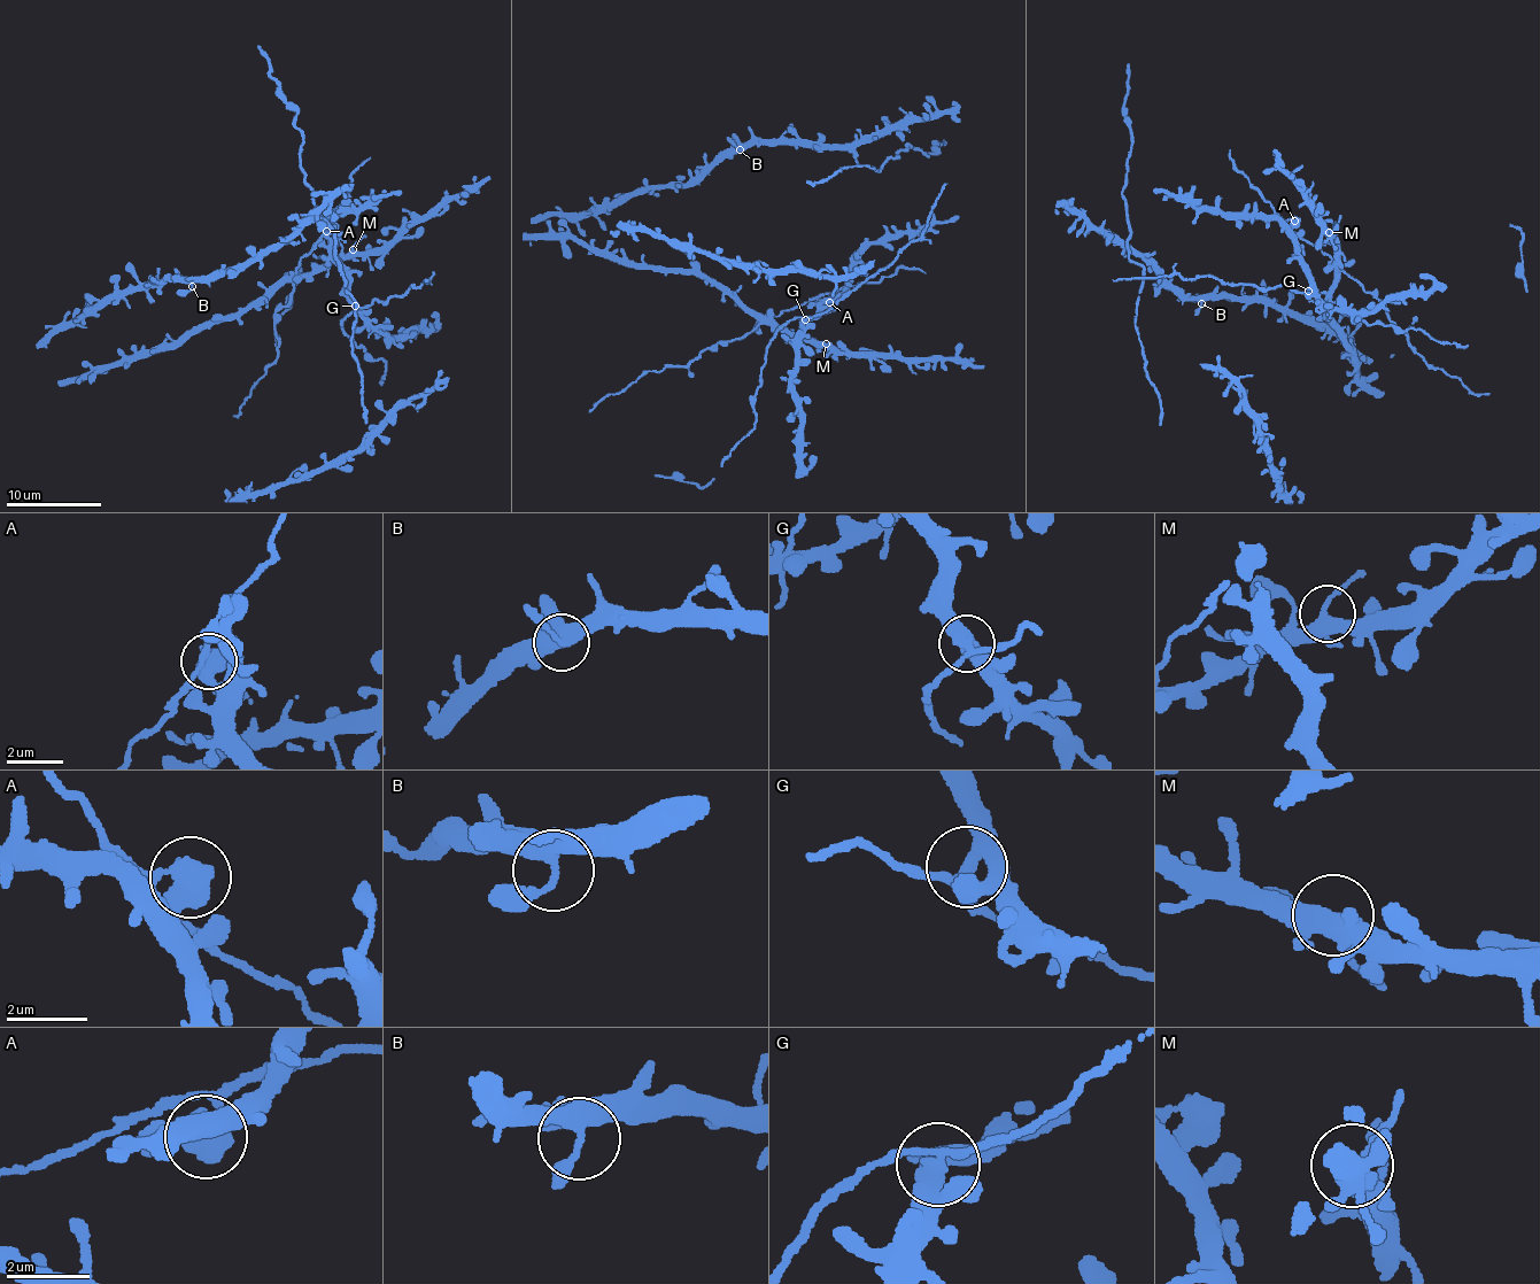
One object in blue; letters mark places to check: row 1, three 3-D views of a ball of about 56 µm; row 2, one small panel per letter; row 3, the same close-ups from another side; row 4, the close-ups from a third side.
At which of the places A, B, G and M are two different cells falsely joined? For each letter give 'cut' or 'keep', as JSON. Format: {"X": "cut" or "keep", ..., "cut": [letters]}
{"A": "cut", "B": "keep", "G": "cut", "M": "keep", "cut": ["A", "G"]}

